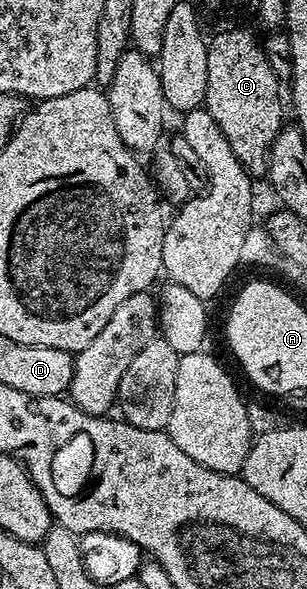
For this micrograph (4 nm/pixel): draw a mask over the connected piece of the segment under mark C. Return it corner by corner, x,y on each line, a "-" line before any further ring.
229,29
226,33
217,33
208,38
207,51
207,95
204,109
219,123
225,138
231,143
235,157
243,163
250,175
264,174
269,168
269,152
275,139
281,134
285,109
281,106
283,83
271,71
271,63
265,54
264,44
249,29

